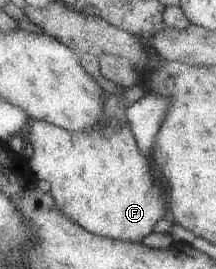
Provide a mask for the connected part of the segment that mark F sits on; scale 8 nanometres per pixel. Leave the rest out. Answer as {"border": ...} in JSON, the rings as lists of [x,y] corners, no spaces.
{"border":[[[138,86],[126,88],[124,94],[104,93],[104,112],[106,120],[100,126],[90,130],[70,131],[60,126],[44,121],[32,121],[29,129],[29,140],[34,147],[34,156],[29,159],[29,166],[36,179],[44,179],[51,185],[50,191],[54,194],[58,208],[73,218],[94,234],[109,236],[113,239],[141,242],[154,232],[156,224],[166,214],[166,196],[164,188],[156,184],[150,160],[145,158],[138,146],[137,138],[128,120],[128,108],[134,106],[147,94],[146,90]]]}

